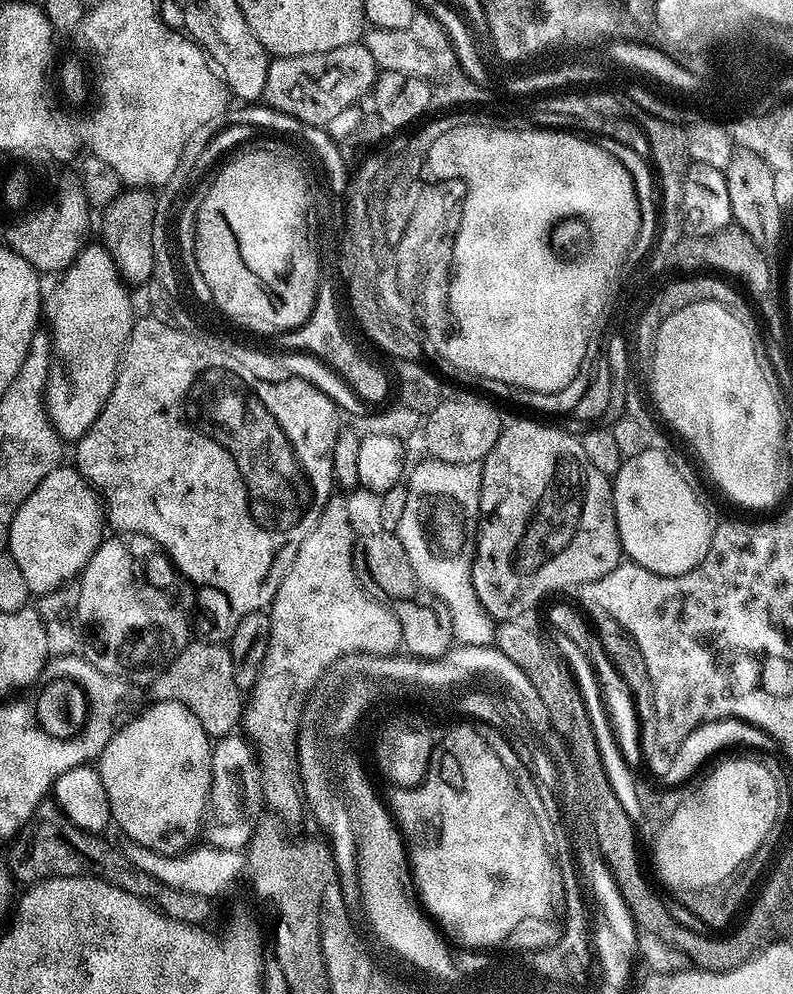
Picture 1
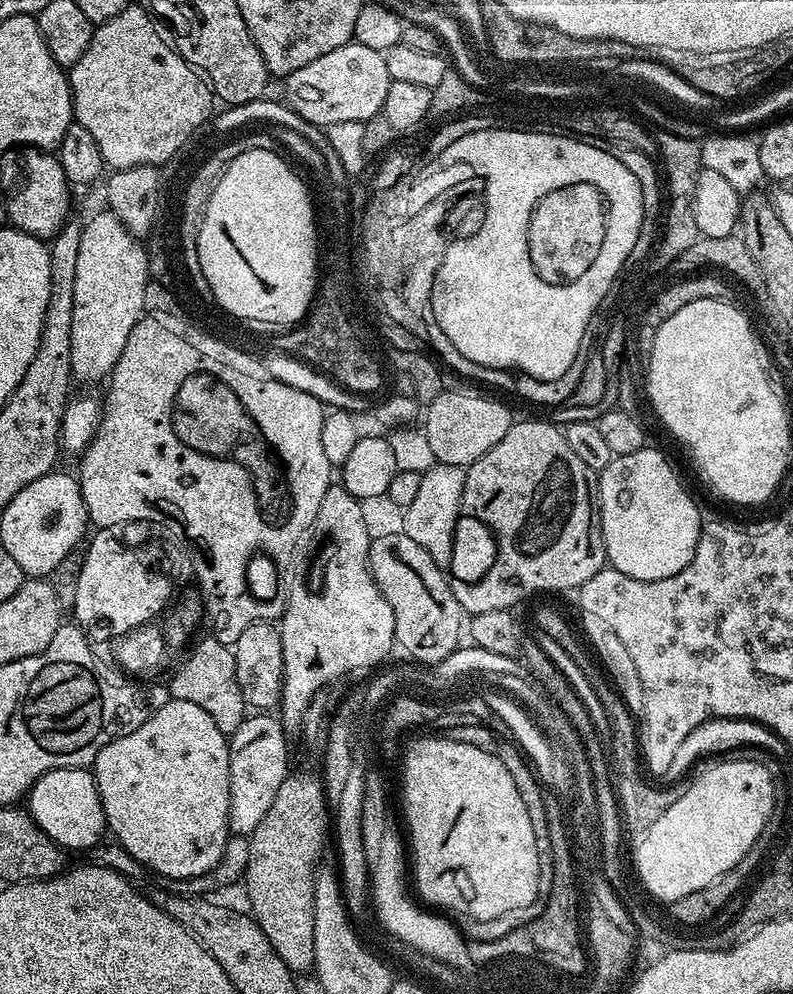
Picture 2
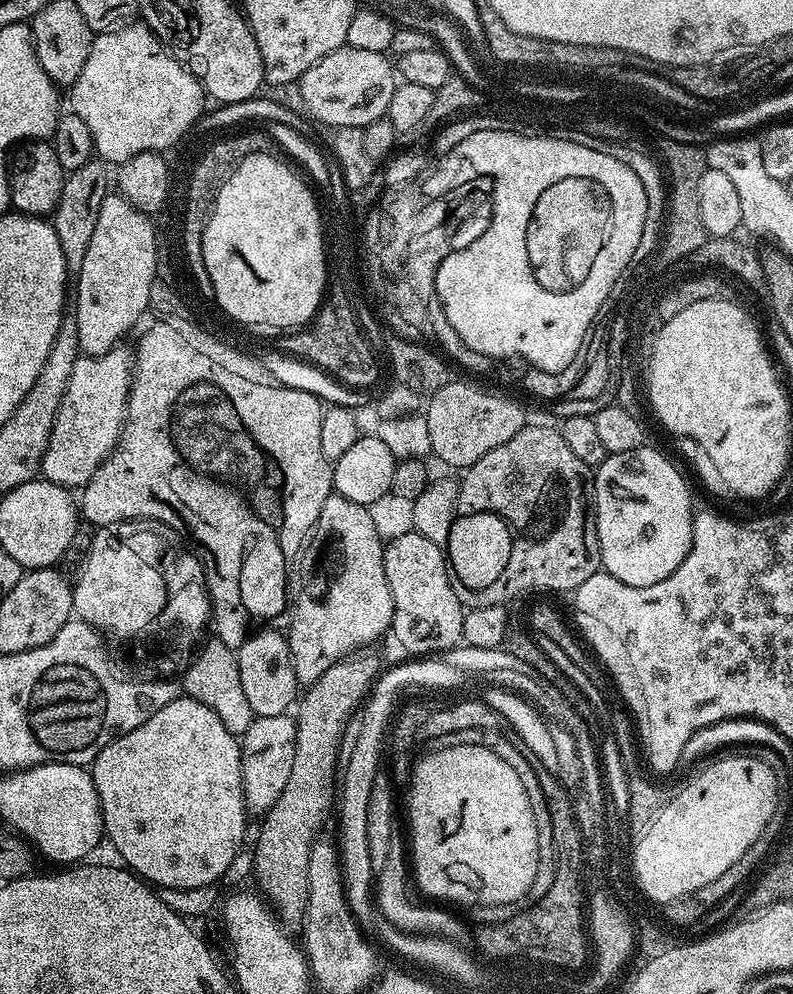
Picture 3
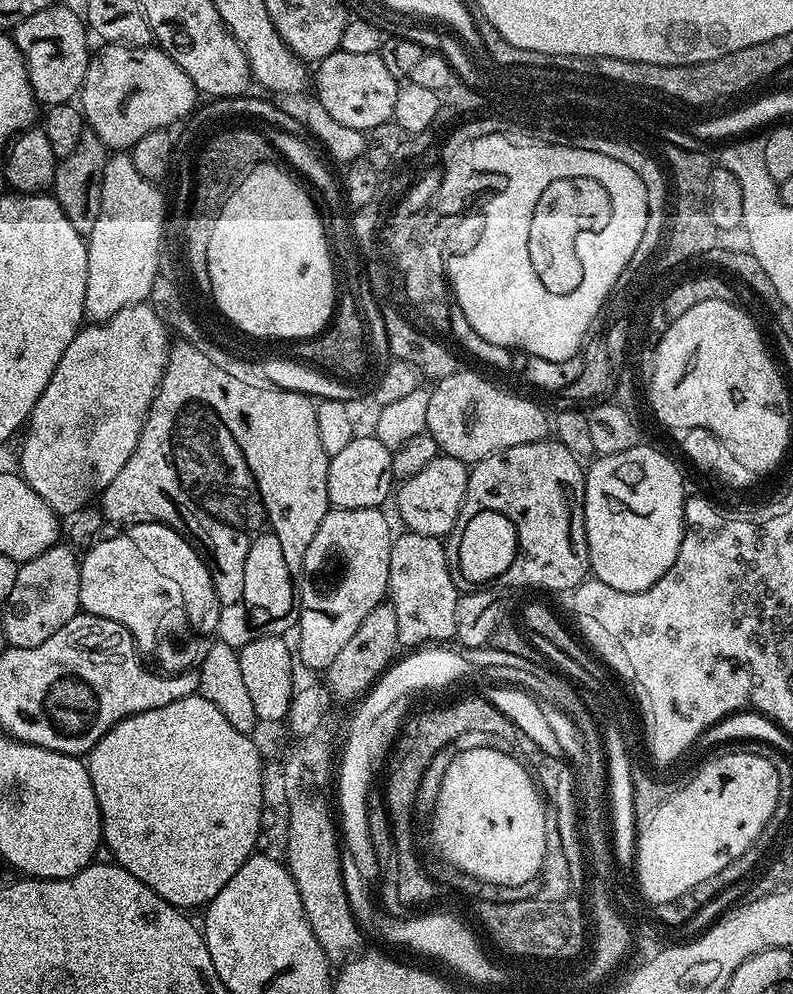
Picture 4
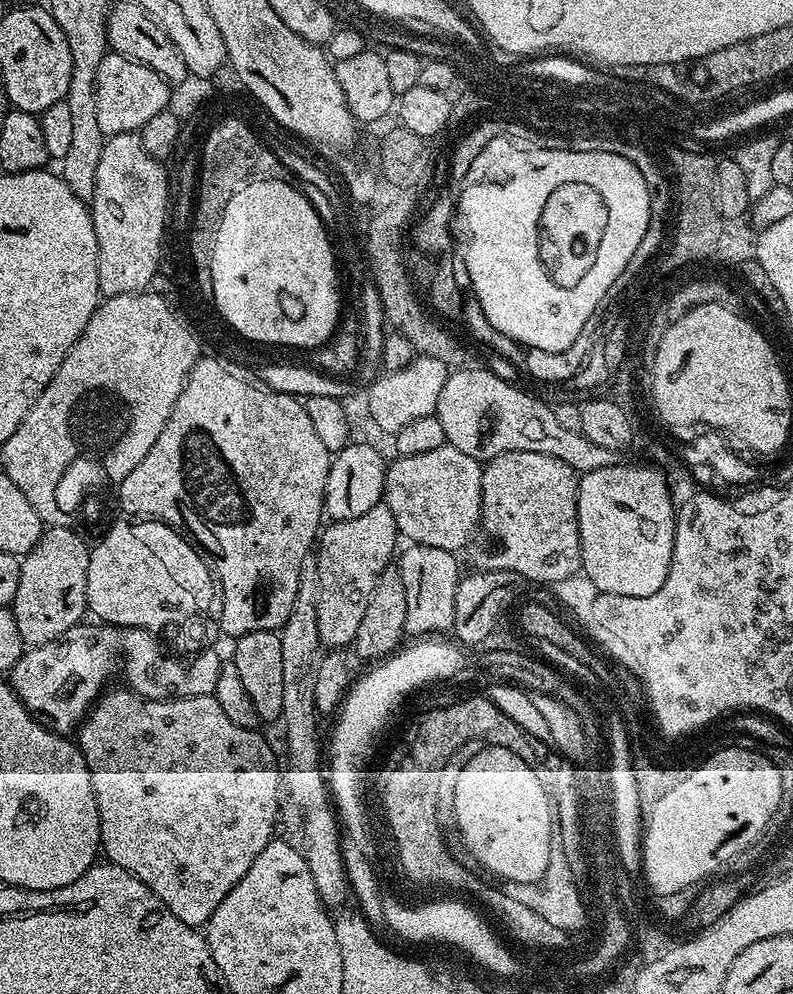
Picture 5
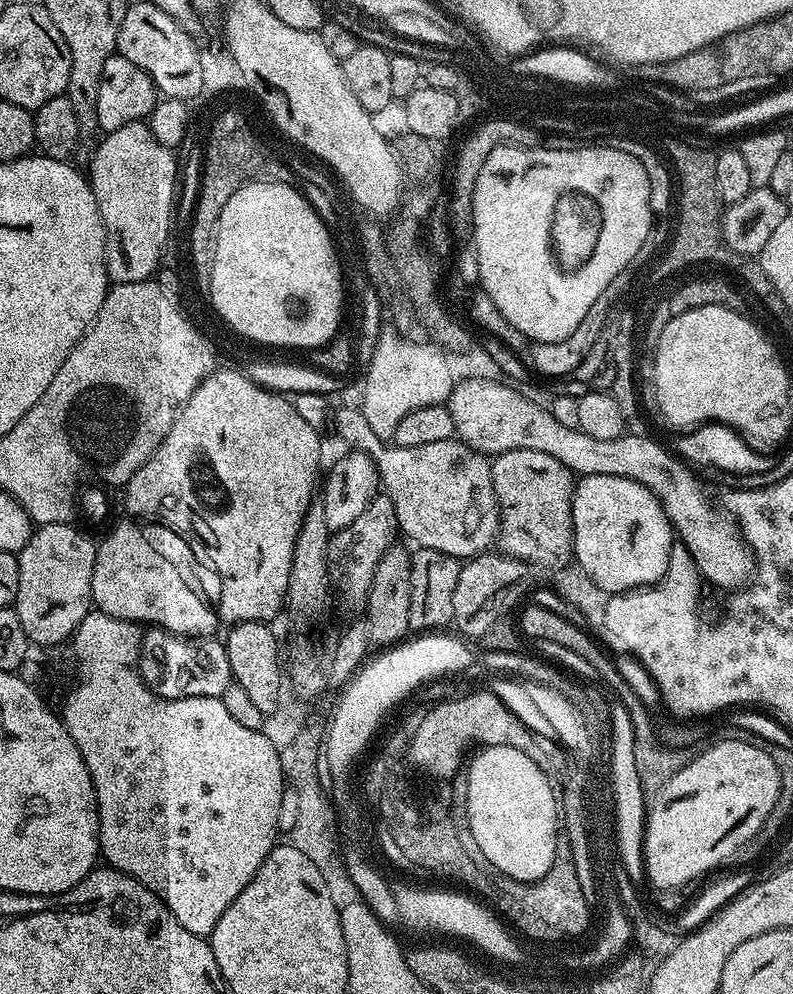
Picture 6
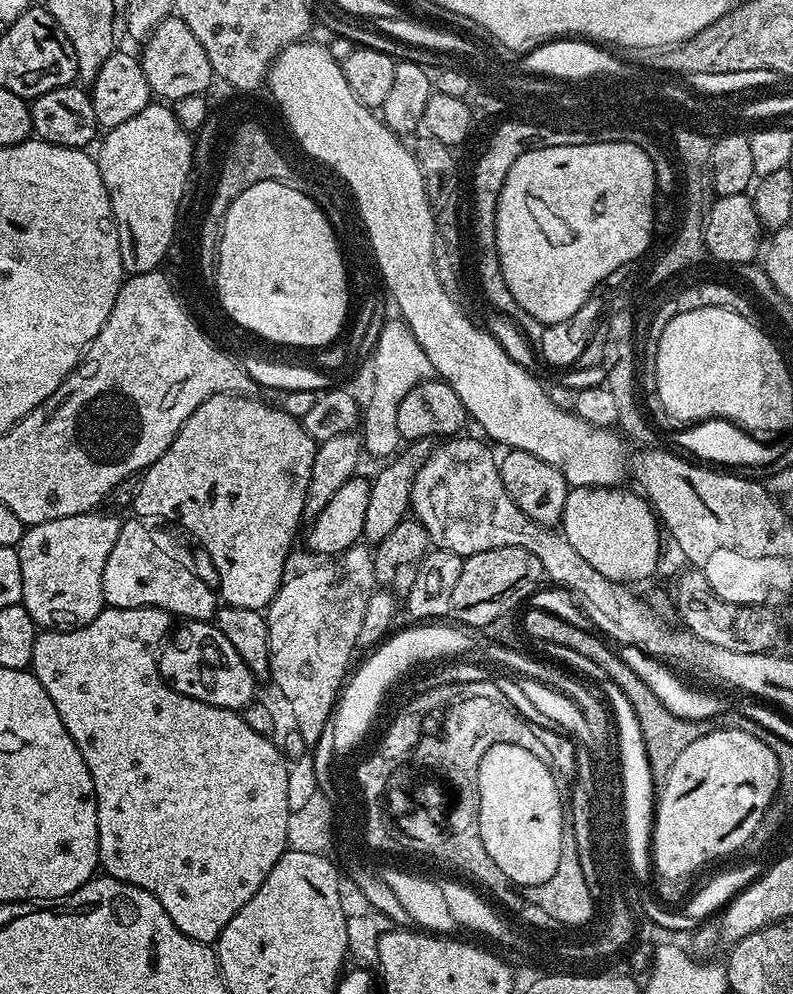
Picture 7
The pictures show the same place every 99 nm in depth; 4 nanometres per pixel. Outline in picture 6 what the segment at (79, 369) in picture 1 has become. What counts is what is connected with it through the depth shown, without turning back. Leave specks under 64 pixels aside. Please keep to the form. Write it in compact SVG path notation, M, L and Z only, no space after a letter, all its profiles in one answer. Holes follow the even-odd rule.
M135 120L126 126L118 126L113 132L107 133L103 137L105 140L96 148L96 153L92 156L92 172L90 171L90 183L94 190L94 198L98 202L100 217L104 223L107 235L111 237L107 241L106 251L108 253L108 275L115 283L125 284L126 282L138 282L139 280L149 279L157 271L160 260L160 247L162 249L167 245L167 236L173 226L173 205L174 193L178 179L174 170L174 162L178 159L177 153L171 148L167 148L154 136L151 129L148 128L144 120Z

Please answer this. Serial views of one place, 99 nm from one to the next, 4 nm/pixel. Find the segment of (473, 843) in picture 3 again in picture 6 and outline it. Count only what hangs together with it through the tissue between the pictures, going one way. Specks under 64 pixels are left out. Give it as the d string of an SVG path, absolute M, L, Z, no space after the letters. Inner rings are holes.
M494 745L492 747L485 747L483 750L477 751L477 756L473 758L472 765L467 765L466 772L468 770L468 788L466 788L466 795L471 799L471 816L472 816L472 828L475 835L475 847L480 850L481 854L486 859L492 862L494 868L500 872L504 872L509 875L510 878L520 880L538 880L546 874L551 868L551 864L554 862L555 856L555 836L556 829L558 827L558 817L555 812L554 796L554 784L548 780L548 776L542 772L526 756L522 754L522 751L511 748L509 745Z

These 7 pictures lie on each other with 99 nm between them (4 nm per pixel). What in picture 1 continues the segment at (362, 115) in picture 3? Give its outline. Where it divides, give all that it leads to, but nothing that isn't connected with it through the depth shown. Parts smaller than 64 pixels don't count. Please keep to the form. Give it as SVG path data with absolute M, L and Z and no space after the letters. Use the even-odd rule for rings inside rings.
M357 42L350 46L338 46L338 50L326 50L318 54L302 54L301 56L277 56L269 63L266 74L266 86L263 99L271 107L286 115L292 115L301 123L325 126L331 119L337 117L347 107L354 107L361 103L371 93L378 75L374 58L370 58L370 50L366 50L363 43Z

